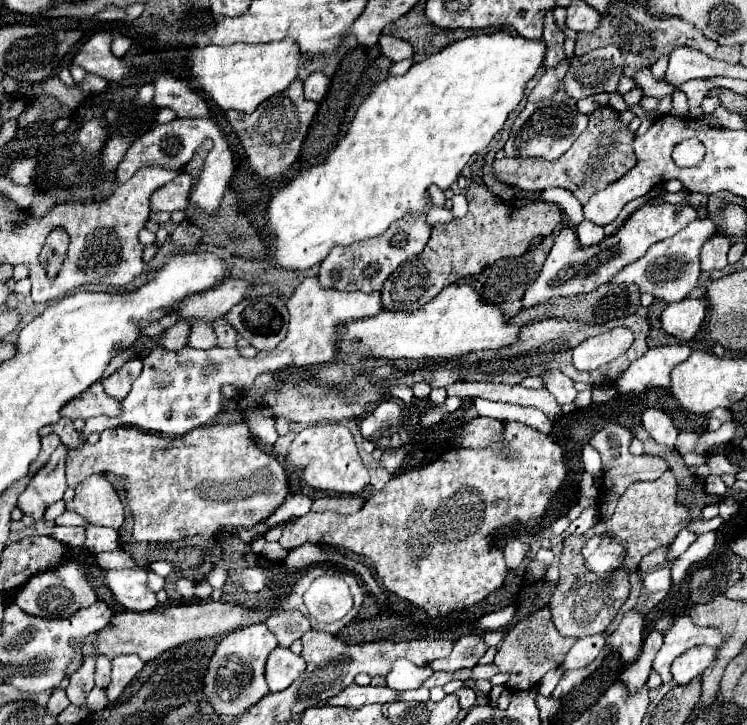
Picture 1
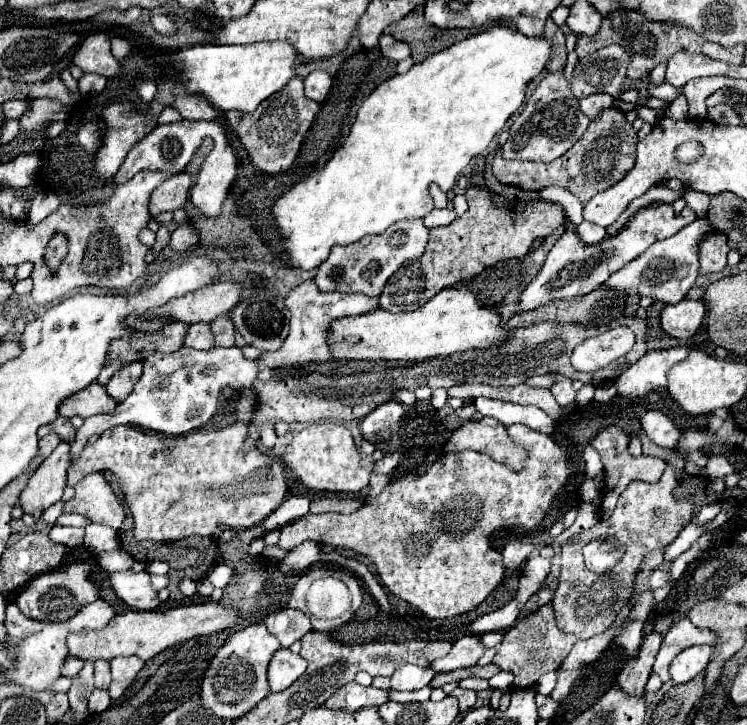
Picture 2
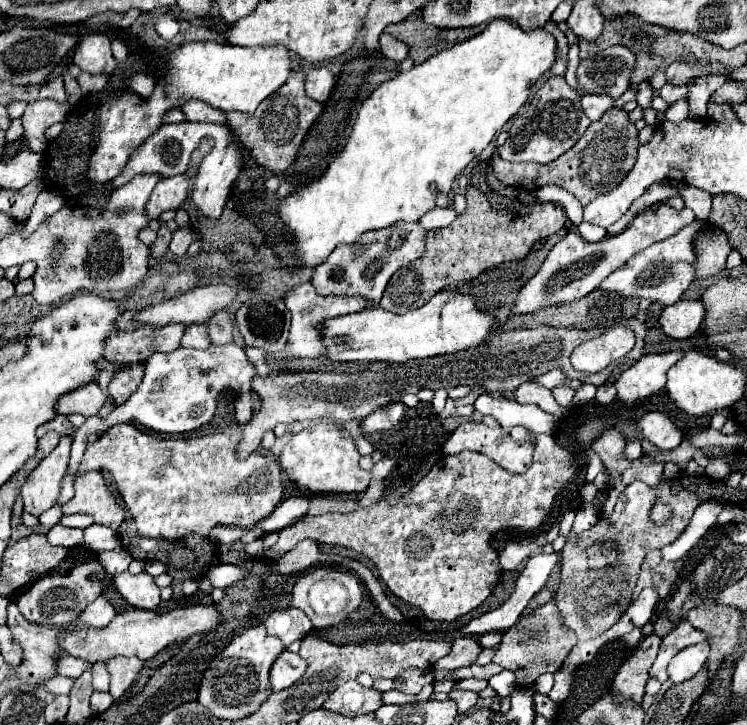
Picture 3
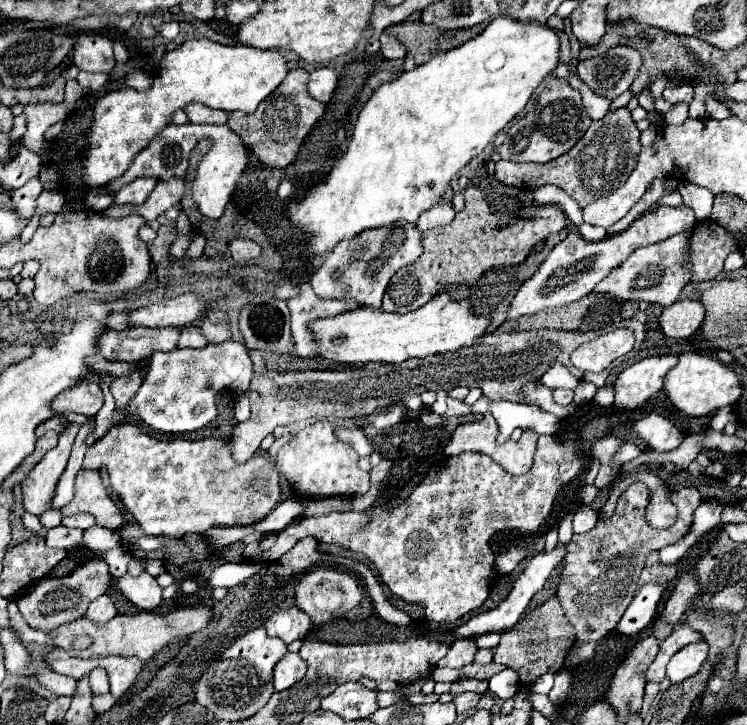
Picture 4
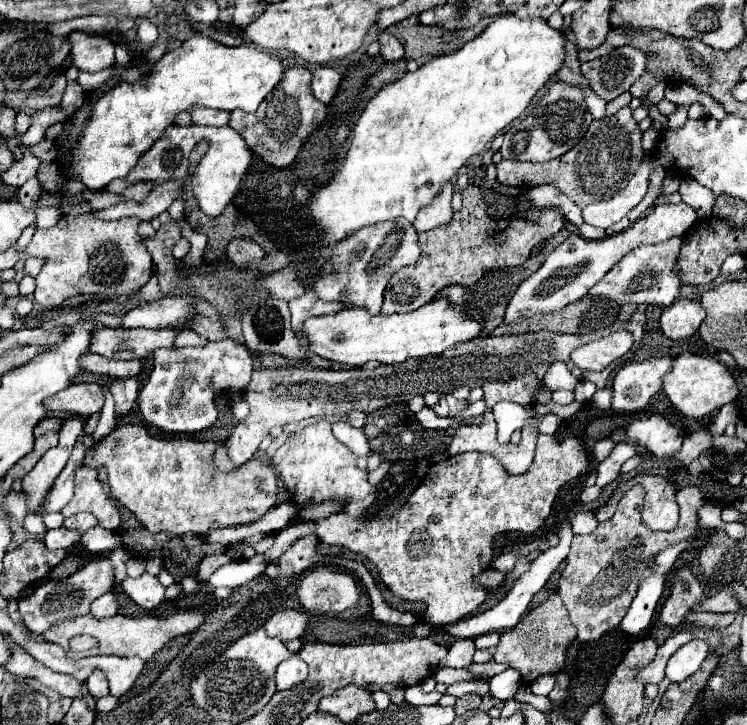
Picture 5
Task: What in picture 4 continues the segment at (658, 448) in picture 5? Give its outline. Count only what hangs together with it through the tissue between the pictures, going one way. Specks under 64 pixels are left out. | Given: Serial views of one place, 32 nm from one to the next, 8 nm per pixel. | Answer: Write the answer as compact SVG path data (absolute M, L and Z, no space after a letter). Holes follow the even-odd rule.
M648 414L642 420L638 420L634 424L634 430L638 432L638 436L648 442L656 452L668 452L680 446L680 442L684 440L684 434L664 416L660 414Z

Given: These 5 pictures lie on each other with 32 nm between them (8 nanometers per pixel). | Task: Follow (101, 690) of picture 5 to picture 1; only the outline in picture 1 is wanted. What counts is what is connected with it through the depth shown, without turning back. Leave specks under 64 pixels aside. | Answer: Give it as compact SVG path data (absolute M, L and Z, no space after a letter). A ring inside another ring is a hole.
M98 656L96 662L96 686L106 688L110 682L110 668L112 668L112 658L108 656Z

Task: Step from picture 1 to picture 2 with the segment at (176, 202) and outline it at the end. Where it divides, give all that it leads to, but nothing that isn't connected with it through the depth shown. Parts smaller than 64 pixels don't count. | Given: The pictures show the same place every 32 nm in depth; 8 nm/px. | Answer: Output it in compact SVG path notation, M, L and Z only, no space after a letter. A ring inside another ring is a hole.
M184 172L172 176L170 180L166 180L166 184L160 184L150 196L150 206L148 206L150 214L156 216L164 210L184 208L190 194L190 186L192 186L192 180Z

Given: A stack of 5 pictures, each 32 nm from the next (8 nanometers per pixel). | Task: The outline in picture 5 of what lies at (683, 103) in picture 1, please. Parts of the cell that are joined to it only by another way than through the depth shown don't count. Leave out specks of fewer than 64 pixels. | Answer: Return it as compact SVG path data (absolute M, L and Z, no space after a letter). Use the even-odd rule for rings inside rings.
M676 106L676 110L668 116L668 126L672 126L672 128L680 128L684 122L686 122L686 112L688 112L688 108L686 106Z

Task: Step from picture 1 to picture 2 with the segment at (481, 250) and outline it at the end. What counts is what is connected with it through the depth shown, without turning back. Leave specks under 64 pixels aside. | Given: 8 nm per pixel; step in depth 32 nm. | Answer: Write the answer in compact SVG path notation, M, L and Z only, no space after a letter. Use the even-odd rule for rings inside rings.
M470 186L466 190L468 212L462 218L456 218L448 226L438 226L430 230L430 238L424 254L412 264L400 266L386 282L380 308L390 312L408 312L424 306L432 296L448 286L456 286L462 280L478 276L484 268L508 260L522 258L536 238L550 236L558 226L564 224L564 212L560 206L550 202L530 202L522 212L514 212L502 206L496 206L486 188Z

